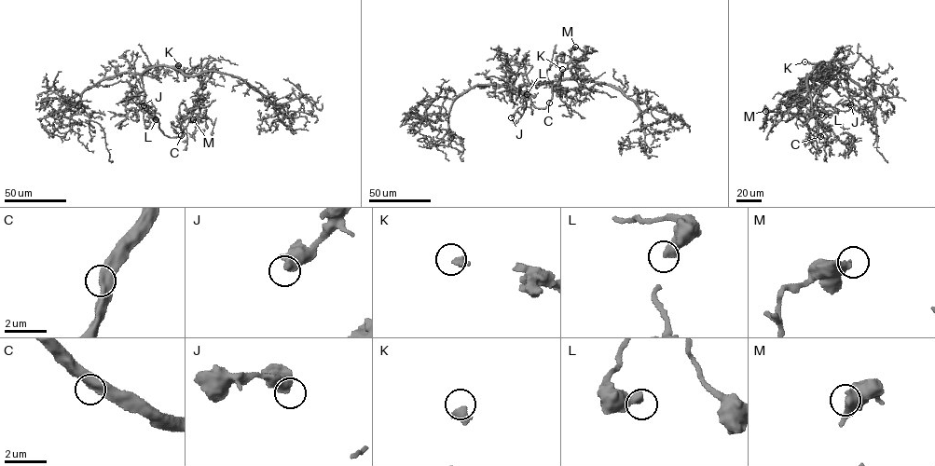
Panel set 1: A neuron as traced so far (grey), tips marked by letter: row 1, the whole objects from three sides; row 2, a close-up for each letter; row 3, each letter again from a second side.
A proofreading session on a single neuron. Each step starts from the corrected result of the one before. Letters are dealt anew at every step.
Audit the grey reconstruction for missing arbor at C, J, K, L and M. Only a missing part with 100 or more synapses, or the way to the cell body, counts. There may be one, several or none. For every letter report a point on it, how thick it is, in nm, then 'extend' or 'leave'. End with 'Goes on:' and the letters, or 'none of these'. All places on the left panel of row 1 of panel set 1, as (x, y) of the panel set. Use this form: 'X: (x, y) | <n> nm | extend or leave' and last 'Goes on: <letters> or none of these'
C: (181, 135) | 460 nm | leave
J: (144, 105) | 600 nm | leave
K: (178, 65) | 360 nm | extend
L: (156, 119) | 480 nm | leave
M: (193, 119) | 550 nm | leave
Goes on: K

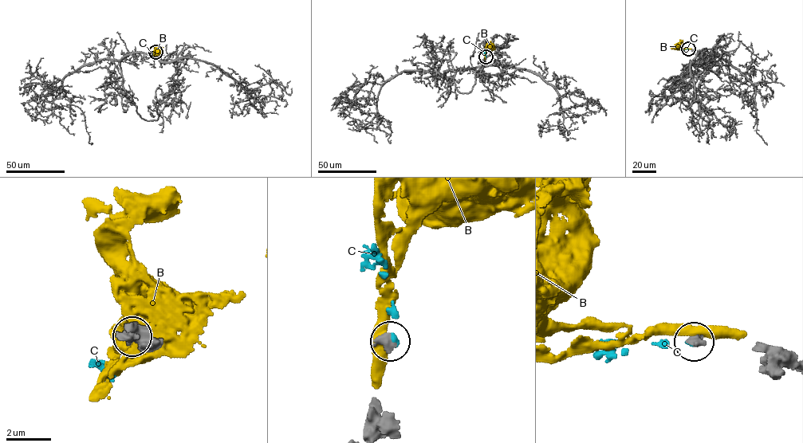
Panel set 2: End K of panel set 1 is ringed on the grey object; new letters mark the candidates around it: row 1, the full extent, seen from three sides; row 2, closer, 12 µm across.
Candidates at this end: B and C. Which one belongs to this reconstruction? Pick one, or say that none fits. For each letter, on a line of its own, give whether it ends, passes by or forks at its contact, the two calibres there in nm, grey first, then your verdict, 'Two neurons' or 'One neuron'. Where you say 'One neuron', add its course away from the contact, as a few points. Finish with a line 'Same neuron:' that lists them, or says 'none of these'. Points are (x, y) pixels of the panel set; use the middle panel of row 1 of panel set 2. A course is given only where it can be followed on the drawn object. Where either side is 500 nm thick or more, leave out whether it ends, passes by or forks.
B: It passes by. Thickness 360 nm (grey) against 460 nm. Two neurons
C: It ends there. Thickness 360 nm (grey) against 180 nm. One neuron
Same neuron: C

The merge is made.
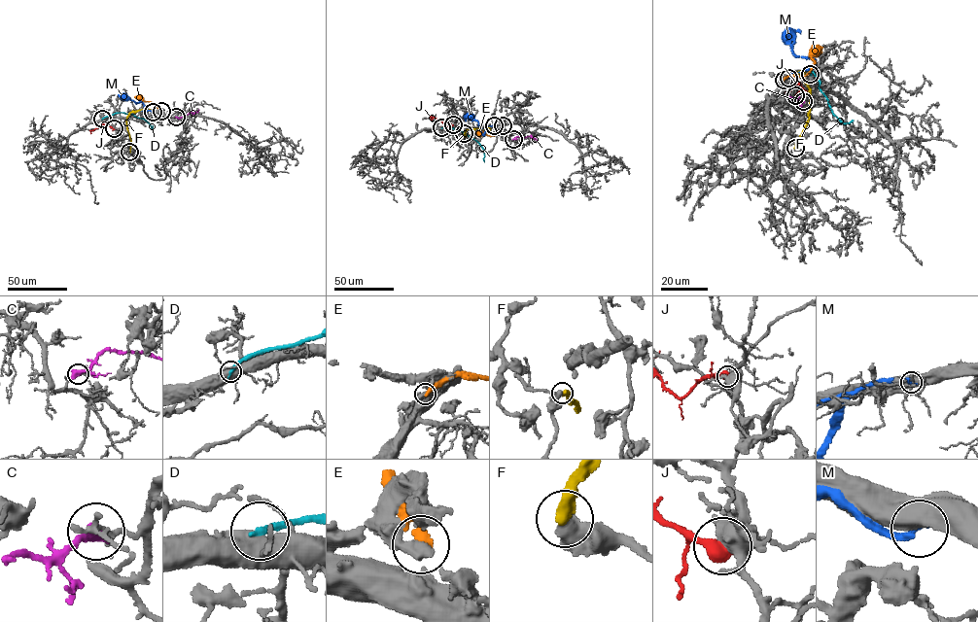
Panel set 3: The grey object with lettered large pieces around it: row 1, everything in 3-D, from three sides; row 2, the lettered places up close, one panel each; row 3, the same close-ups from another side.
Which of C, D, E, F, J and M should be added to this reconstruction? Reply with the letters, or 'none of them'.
none of them

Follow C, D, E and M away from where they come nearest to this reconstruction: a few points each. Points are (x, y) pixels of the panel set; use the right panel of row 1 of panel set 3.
C: (803, 101), (795, 104), (790, 97), (794, 101), (799, 96)
D: (810, 74), (810, 68), (833, 114), (844, 123), (853, 120)
E: (784, 79), (790, 75), (806, 75), (811, 70), (815, 47)
M: (788, 78), (815, 65), (812, 57), (796, 56), (788, 42), (796, 31), (801, 33)

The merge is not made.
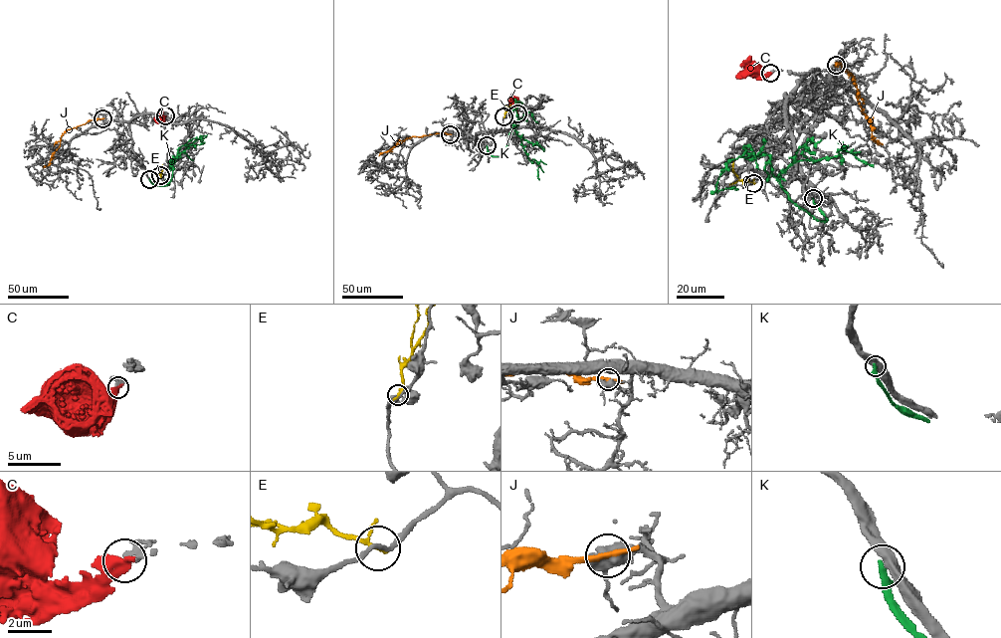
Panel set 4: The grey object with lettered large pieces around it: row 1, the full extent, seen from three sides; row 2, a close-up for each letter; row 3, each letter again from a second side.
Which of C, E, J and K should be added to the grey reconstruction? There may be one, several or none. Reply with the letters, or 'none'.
C

